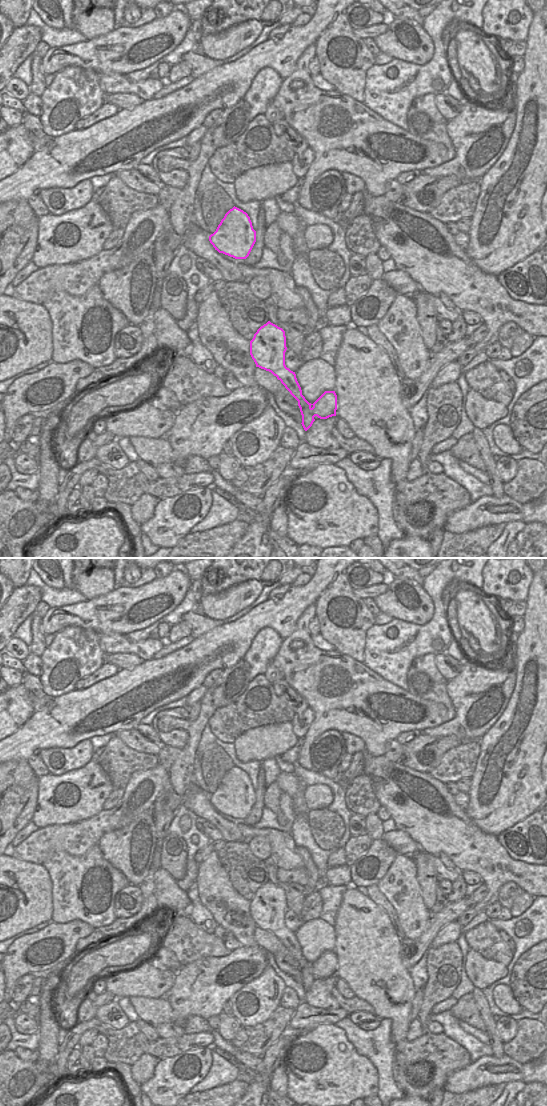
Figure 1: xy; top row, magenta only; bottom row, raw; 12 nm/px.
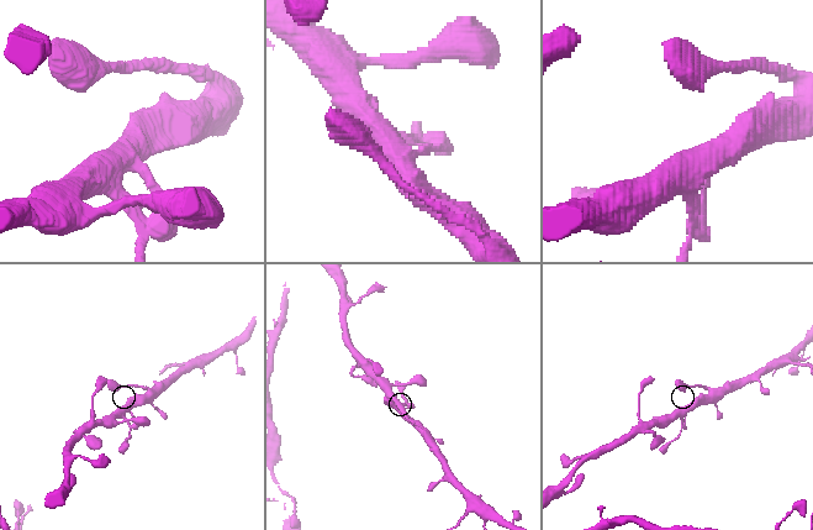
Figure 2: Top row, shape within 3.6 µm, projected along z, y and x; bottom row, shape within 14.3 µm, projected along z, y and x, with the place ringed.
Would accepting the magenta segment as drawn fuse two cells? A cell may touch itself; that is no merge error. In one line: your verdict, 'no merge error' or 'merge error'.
no merge error

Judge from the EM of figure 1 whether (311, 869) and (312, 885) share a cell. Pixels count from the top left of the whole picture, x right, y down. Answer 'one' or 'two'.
one

